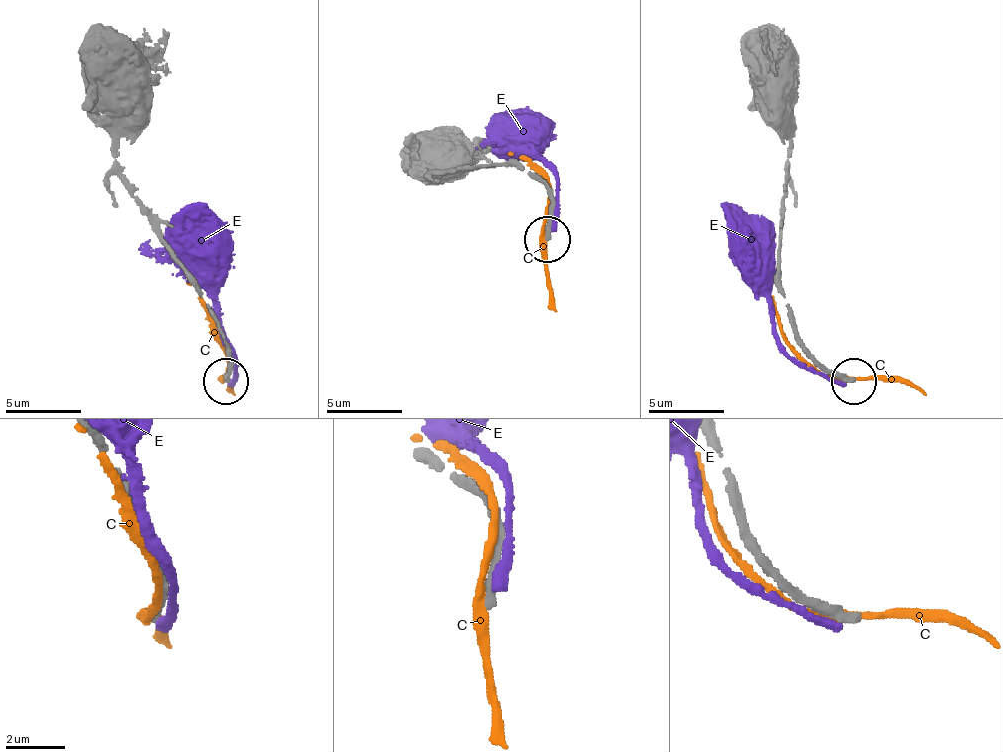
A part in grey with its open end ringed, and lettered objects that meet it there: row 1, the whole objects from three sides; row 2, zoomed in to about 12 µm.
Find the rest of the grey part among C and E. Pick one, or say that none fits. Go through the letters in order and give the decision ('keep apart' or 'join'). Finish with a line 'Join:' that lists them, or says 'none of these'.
C: keep apart
E: keep apart
Join: none of these

